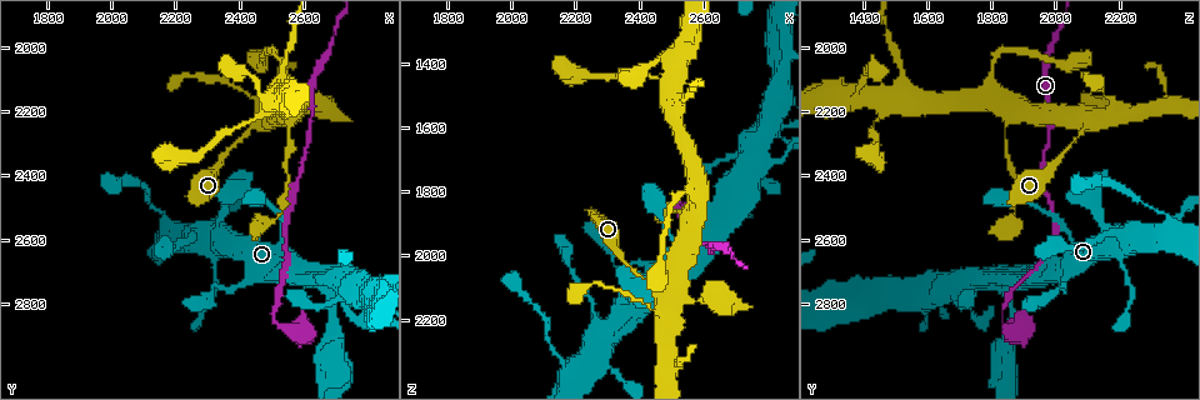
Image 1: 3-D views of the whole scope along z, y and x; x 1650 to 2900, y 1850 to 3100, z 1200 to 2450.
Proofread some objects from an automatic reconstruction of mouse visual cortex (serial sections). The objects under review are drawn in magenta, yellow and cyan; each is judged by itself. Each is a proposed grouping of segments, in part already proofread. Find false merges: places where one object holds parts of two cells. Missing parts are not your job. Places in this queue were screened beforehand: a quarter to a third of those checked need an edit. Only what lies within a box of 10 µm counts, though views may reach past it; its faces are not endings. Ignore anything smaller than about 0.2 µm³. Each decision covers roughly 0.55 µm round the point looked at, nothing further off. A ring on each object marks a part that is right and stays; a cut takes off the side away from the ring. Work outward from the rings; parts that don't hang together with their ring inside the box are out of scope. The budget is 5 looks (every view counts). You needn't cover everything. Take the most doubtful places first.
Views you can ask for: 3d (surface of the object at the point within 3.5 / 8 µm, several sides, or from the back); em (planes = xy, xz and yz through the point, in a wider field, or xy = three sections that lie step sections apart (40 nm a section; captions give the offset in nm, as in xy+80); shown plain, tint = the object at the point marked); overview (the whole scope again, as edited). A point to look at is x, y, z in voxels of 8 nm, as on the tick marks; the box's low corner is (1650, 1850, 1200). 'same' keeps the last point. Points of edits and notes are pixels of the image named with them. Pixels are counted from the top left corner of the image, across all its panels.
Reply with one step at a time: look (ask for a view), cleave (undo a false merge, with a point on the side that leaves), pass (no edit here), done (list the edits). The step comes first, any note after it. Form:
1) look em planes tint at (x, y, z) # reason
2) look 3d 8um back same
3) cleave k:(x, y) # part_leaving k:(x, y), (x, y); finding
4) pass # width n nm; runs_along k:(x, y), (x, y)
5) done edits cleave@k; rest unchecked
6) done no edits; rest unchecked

look 3d 8um back at (2470, 2220, 2110)

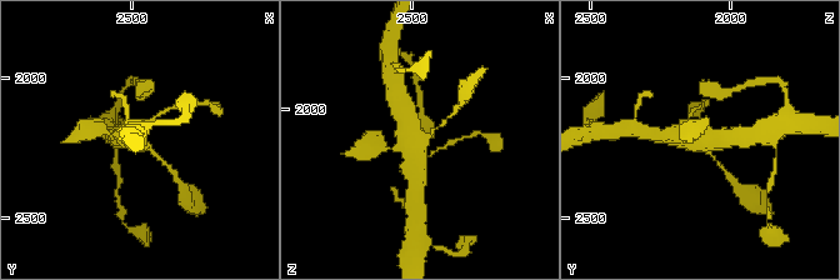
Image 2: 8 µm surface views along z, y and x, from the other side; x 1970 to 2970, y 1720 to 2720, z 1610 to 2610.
look 3d 3.5um same

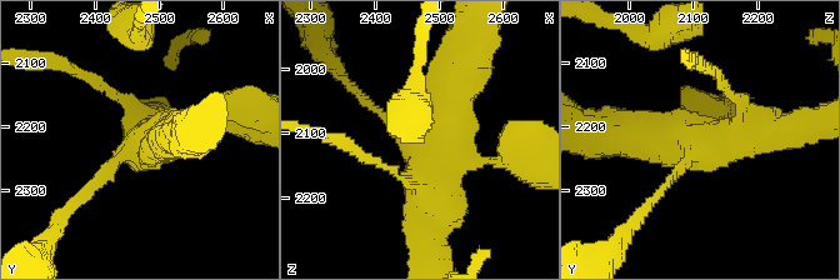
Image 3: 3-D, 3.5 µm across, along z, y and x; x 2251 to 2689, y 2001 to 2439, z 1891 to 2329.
look em planes tint at (2475, 2235, 2105) # arms 4; arm_widths 100, 200, 500, 500 nm

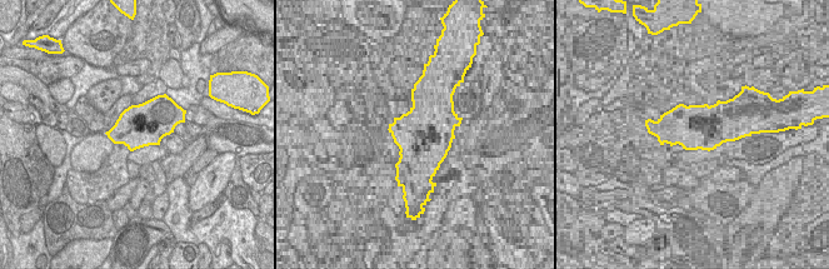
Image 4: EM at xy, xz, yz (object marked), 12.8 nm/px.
pass # width 550 nm; runs_along 3:(85, 193), (128, 150), (181, 135); all the same cell

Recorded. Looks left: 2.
look 3d 3.5um back at (2520, 2860, 1840) # abrupt turn

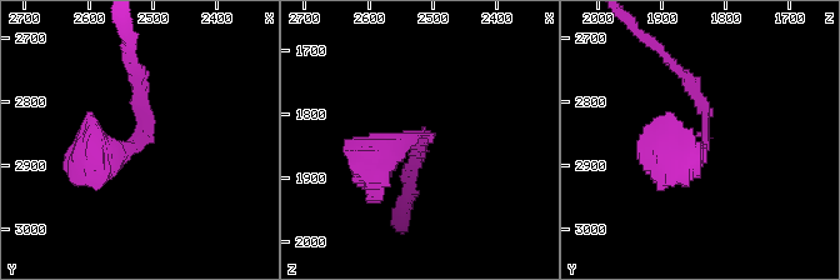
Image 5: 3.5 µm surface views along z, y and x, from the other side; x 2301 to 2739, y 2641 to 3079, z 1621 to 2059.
look em xy step 2 tint at (2515, 2855, 1830) # need the tissue

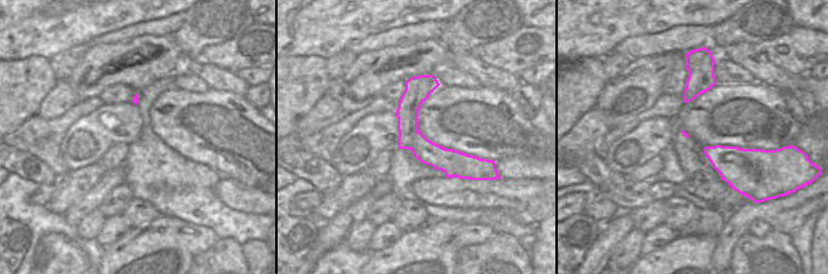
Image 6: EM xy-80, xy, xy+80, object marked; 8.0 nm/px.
cleave 5:(106, 168) # part_leaving 5:(138, 140), (88, 140); a second cell is stuck on

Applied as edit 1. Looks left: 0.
done edits cleave@5; rest unchecked

